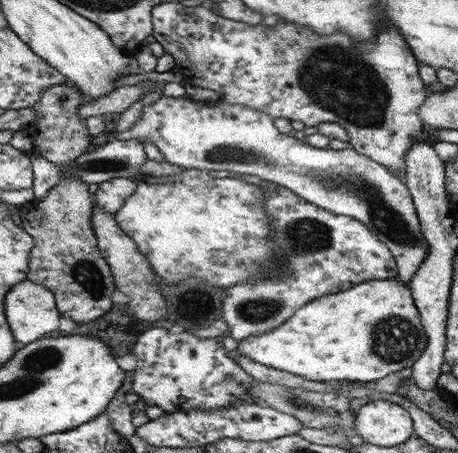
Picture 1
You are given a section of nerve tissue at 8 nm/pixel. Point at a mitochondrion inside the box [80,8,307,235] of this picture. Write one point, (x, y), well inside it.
(223, 152)

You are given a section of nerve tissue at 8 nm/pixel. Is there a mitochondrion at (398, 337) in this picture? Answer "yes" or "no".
yes

